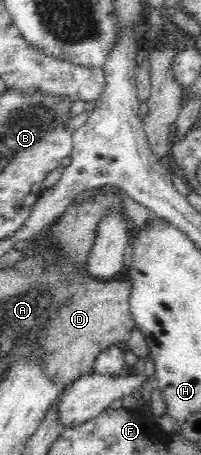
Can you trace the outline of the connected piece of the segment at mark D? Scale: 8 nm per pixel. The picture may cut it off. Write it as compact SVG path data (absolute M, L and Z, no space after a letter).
M89 278L58 309L45 329L42 345L42 363L53 383L60 389L78 377L91 373L97 354L110 345L125 342L136 323L130 312L131 280Z

